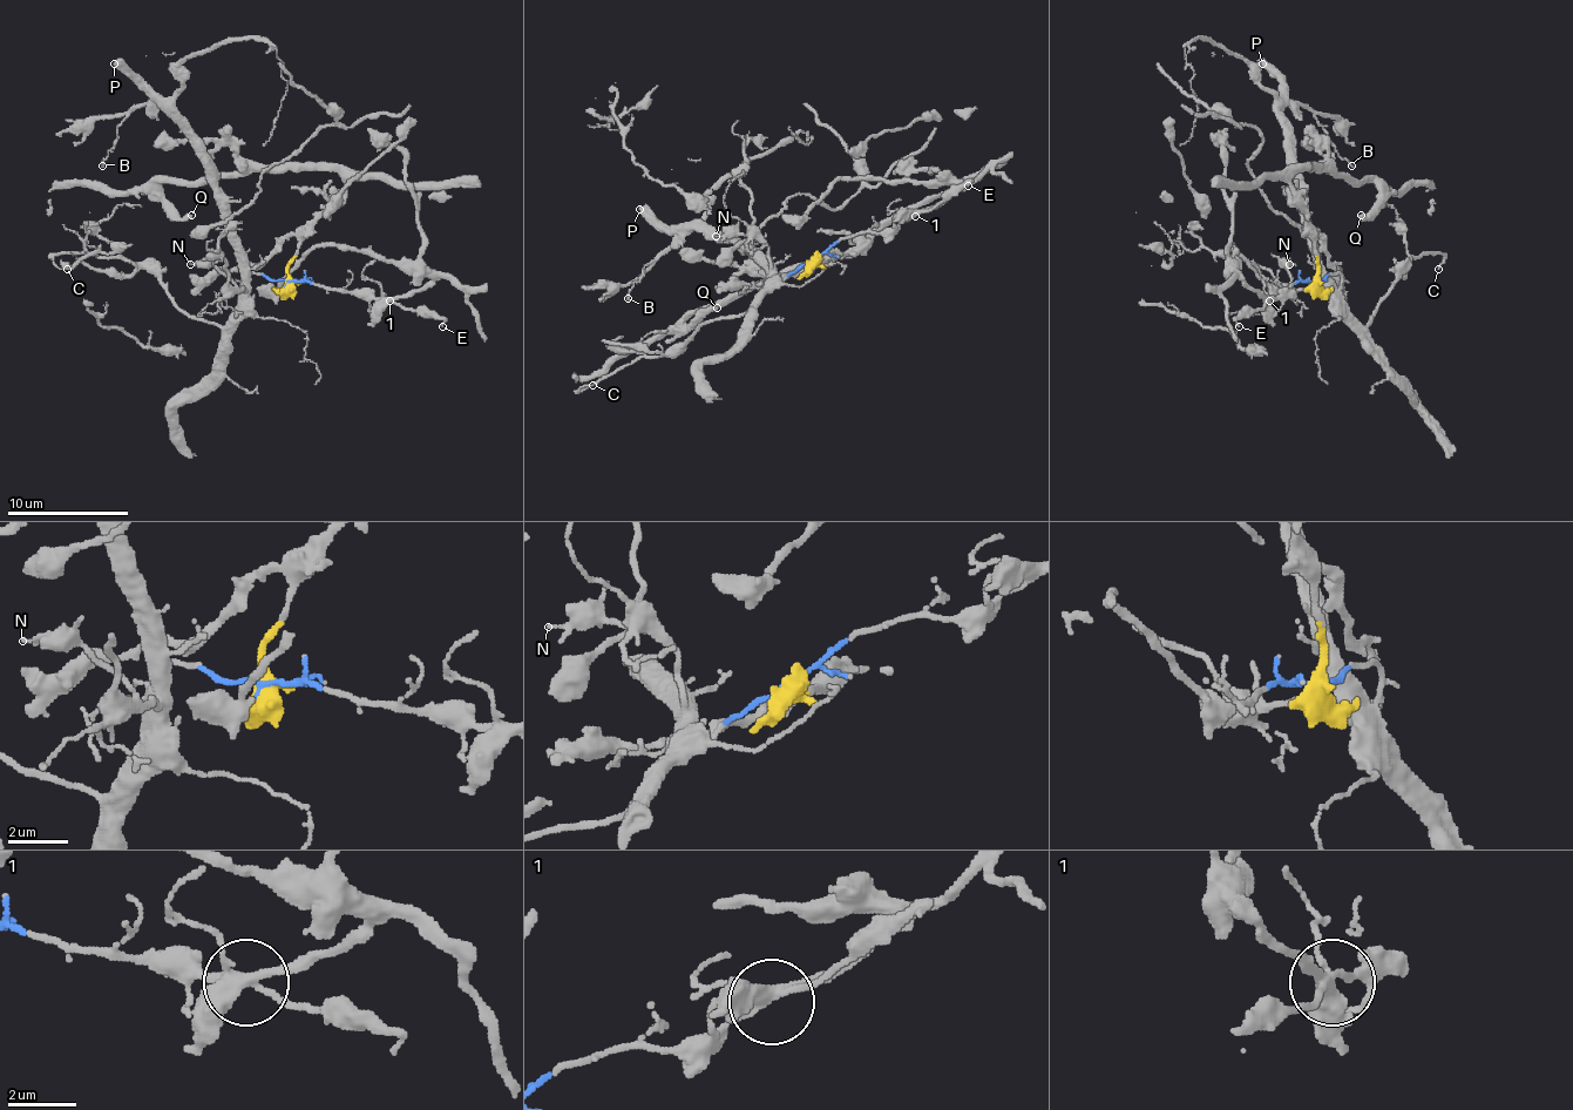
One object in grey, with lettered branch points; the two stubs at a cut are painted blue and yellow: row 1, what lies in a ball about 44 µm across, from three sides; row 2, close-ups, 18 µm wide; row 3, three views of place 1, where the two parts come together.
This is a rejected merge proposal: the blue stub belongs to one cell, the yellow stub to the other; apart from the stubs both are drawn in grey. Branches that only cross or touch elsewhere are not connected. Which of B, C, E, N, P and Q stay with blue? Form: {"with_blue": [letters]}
{"with_blue": ["B", "C", "E", "N", "P"]}

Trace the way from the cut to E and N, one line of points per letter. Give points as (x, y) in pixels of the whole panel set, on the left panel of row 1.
E: (286, 282), (313, 282), (334, 290), (371, 290), (408, 309), (429, 309), (441, 318), (441, 327)
N: (286, 282), (252, 272), (244, 290), (214, 266), (189, 263)

